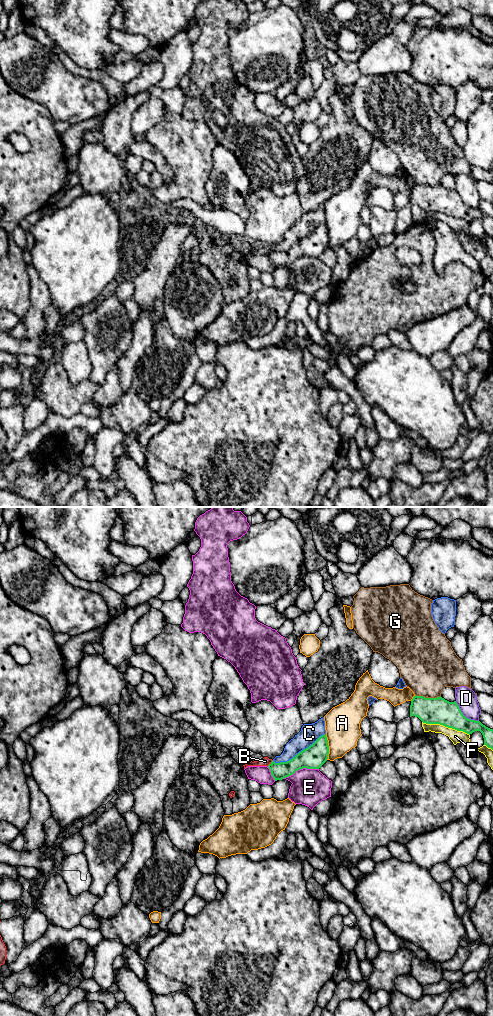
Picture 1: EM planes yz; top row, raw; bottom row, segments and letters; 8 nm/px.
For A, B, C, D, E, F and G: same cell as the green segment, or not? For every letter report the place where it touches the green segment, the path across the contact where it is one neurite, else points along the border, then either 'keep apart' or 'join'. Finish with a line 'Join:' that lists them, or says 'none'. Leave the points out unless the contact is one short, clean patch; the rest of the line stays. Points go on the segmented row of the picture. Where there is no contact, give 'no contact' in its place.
A: meets green in yz at (328, 747); keep apart
B: meets green in yz at (269, 764); border along yz (272, 760), (267, 765); keep apart
C: meets green in yz at (299, 752); keep apart
D: meets green in yz at (463, 715); border along yz (455, 701), (460, 711), (466, 717), (478, 720); keep apart
E: meets green in yz at (300, 768); keep apart
F: meets green in yz at (446, 726); keep apart
G: meets green in yz at (428, 698); keep apart
Join: none

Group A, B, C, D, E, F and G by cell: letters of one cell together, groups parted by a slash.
A / B C / D / E / F / G

